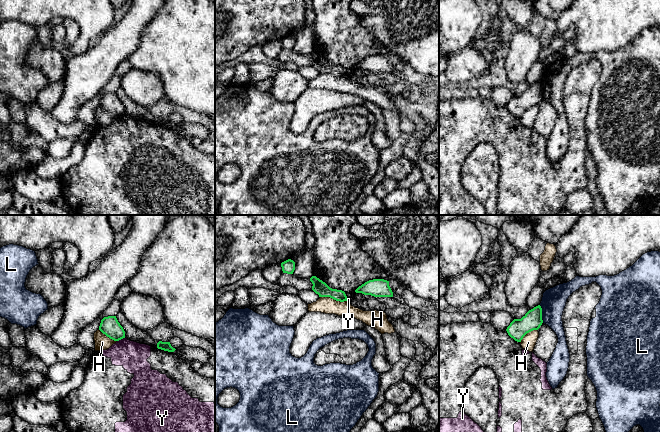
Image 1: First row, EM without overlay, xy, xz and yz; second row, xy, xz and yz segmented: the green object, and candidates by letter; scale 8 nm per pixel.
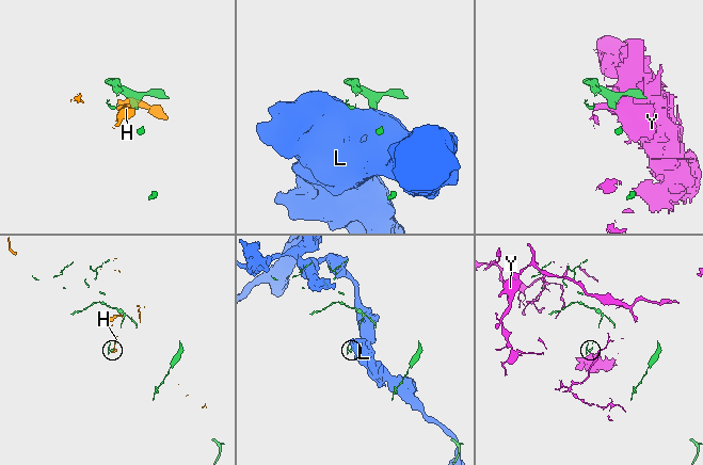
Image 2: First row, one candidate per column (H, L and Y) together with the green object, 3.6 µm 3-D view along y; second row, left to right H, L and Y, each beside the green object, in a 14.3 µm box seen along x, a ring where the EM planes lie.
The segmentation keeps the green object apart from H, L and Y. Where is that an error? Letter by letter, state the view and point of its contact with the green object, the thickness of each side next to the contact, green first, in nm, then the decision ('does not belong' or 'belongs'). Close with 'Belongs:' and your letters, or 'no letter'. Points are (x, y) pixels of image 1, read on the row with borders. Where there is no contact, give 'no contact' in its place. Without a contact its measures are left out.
H: xz (333, 298) | 110/140 nm | does not belong
L: yz (541, 314) | 160/190 nm | does not belong
Y: xy (120, 339) | 150/220 nm | does not belong
Belongs: no letter

